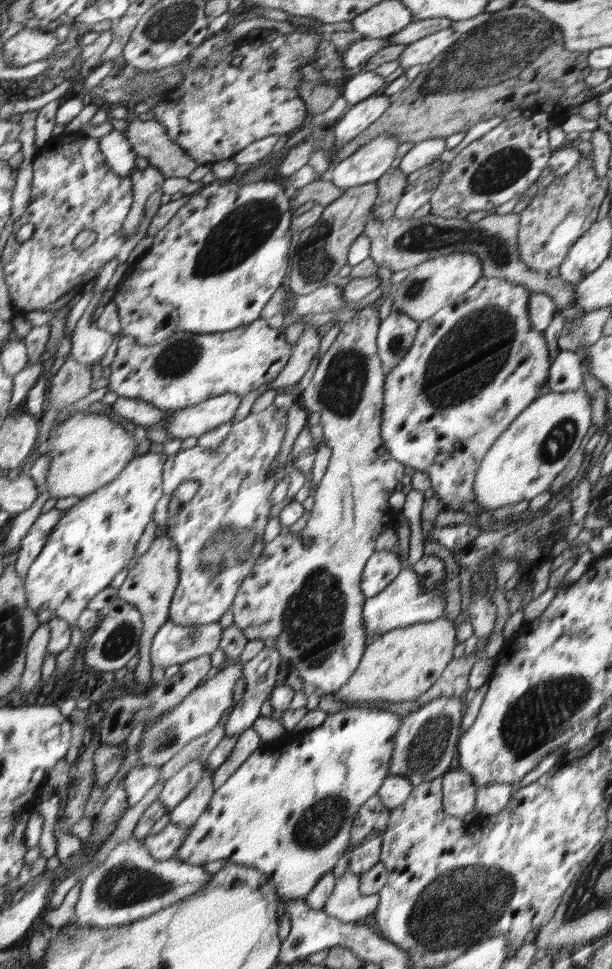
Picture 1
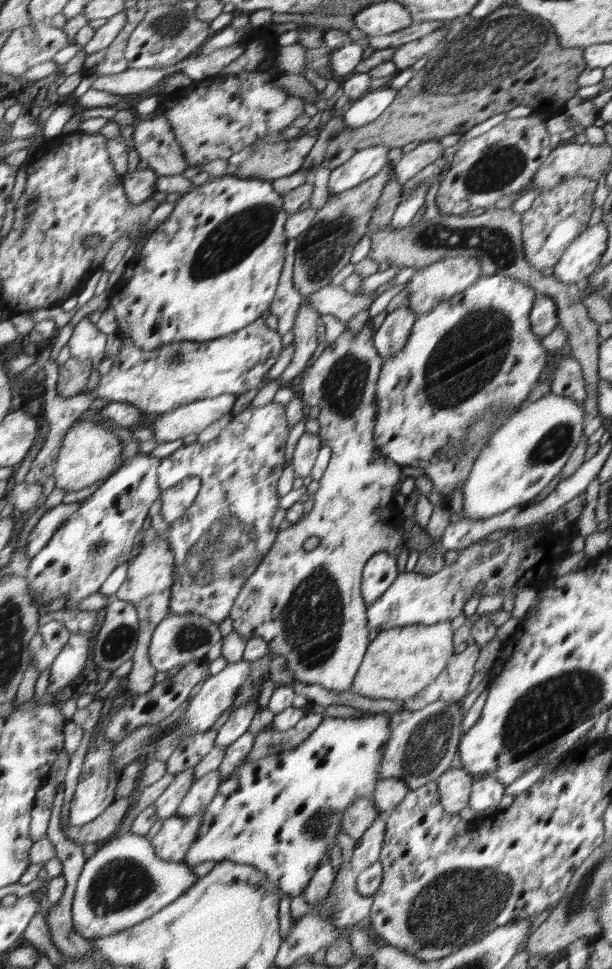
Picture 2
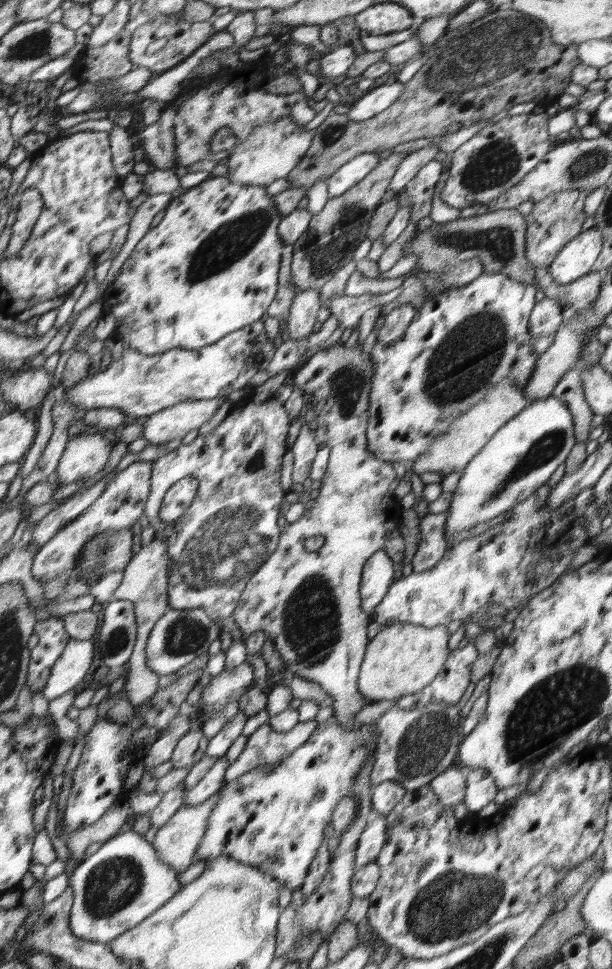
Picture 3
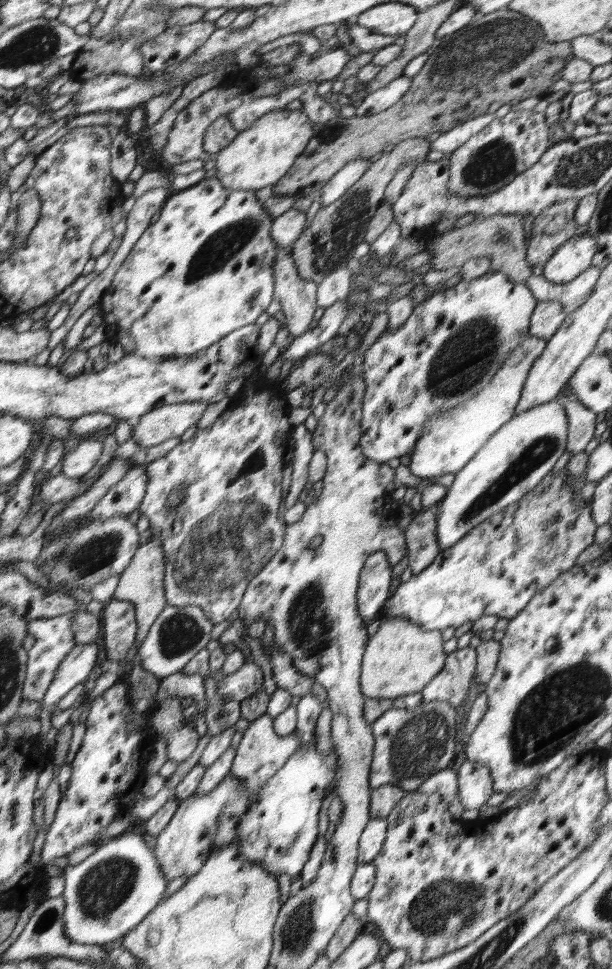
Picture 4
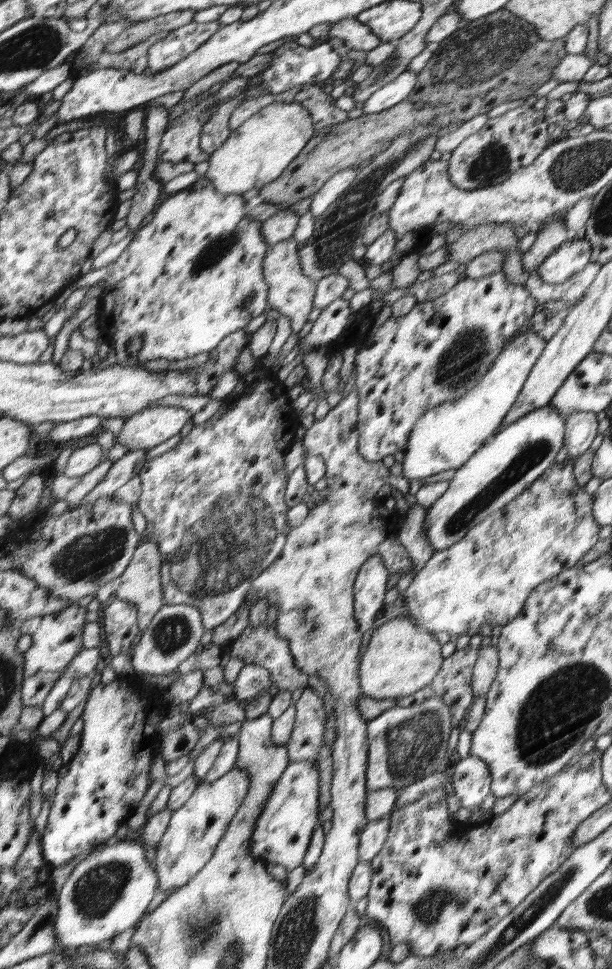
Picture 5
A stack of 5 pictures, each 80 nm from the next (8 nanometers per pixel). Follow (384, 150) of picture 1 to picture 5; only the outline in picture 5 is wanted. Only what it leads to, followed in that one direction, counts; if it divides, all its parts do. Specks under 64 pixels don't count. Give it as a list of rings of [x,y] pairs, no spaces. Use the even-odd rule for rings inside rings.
[[[348,168],[332,176],[312,198],[309,207],[312,216],[320,217],[322,212],[325,212],[334,201],[340,198],[352,186],[358,172],[360,169]]]

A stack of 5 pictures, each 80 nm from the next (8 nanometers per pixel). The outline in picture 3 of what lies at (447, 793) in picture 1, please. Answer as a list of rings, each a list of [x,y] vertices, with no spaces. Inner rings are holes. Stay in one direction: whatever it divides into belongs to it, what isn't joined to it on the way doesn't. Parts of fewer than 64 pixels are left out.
[[[461,765],[447,768],[445,772],[442,772],[437,779],[429,784],[430,788],[439,796],[442,802],[455,808],[463,802],[468,772],[470,772],[469,767]]]

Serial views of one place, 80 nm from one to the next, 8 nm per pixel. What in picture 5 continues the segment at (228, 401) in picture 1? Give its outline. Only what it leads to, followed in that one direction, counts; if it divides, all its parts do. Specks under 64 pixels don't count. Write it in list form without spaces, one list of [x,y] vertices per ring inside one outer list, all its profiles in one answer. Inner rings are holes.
[[[152,406],[124,418],[125,423],[115,434],[115,444],[122,444],[130,451],[150,449],[178,434],[191,419],[191,410],[181,407]]]

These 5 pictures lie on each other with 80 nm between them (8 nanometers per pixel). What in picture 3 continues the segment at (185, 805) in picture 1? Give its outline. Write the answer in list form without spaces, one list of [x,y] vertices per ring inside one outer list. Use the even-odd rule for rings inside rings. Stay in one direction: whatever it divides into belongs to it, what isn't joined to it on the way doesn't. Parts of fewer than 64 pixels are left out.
[[[226,757],[216,759],[212,768],[208,769],[208,774],[192,787],[190,790],[185,791],[184,805],[197,805],[204,802],[210,795],[220,790],[229,778],[230,765]]]

